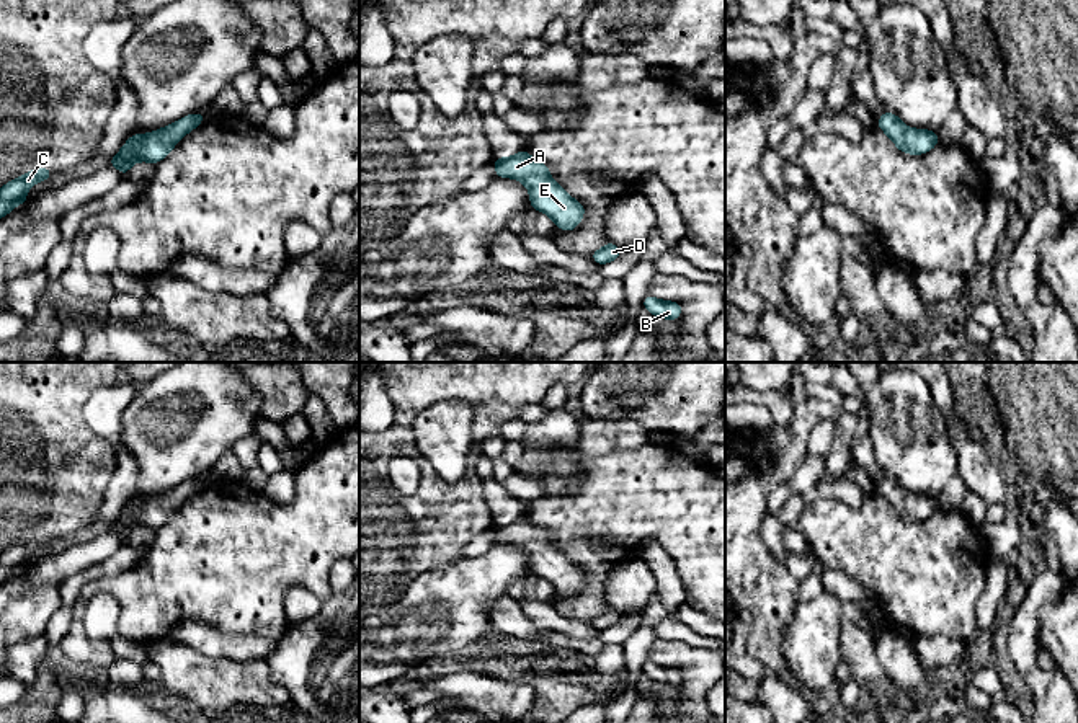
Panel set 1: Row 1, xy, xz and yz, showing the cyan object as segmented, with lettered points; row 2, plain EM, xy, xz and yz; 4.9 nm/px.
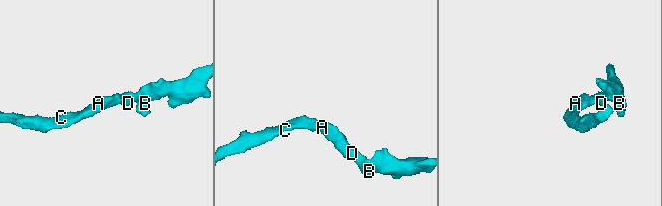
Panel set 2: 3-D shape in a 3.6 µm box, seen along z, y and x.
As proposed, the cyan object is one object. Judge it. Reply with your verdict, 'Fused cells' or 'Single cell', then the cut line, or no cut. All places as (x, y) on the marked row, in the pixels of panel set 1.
Single cell. No split

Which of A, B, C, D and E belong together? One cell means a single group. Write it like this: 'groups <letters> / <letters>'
groups A B C D E

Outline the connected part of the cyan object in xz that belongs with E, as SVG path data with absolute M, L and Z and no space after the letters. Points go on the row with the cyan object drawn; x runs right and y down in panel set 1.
M526 149L511 157L492 160L497 178L521 181L529 189L531 209L547 214L557 228L572 232L586 209L550 178L549 166L529 155Z

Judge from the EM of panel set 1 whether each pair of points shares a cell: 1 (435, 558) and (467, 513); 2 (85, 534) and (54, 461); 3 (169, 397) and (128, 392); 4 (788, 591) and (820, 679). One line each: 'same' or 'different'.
1: same
2: different
3: different
4: different

